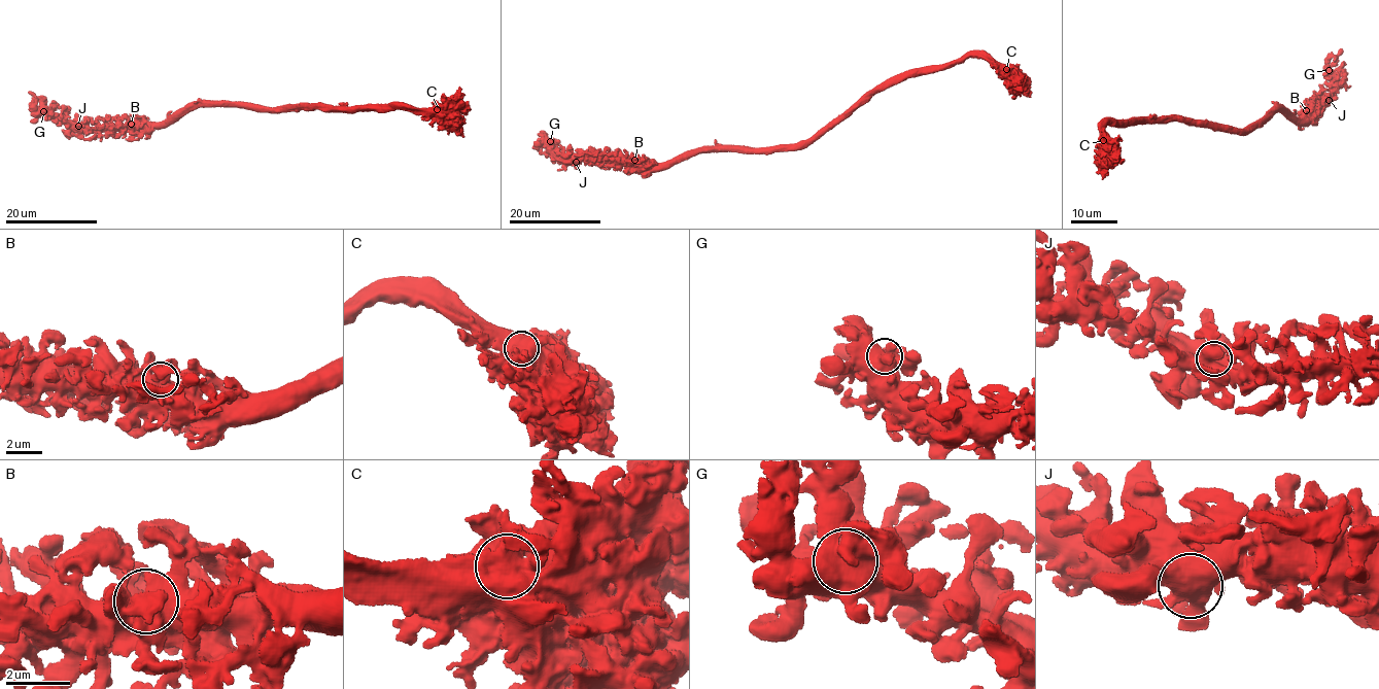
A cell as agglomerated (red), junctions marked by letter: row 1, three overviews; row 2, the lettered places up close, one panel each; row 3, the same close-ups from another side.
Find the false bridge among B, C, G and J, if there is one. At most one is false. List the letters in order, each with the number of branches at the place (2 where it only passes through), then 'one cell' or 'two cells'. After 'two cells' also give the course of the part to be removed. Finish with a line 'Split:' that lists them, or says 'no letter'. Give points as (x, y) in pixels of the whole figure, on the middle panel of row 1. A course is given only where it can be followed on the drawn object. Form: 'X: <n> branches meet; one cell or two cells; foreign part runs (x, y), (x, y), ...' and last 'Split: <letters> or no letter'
B: 4 branches meet; one cell
C: 3 branches meet; one cell
G: 3 branches meet; one cell
J: 4 branches meet; one cell
Split: no letter

